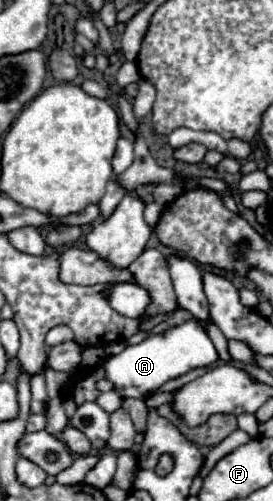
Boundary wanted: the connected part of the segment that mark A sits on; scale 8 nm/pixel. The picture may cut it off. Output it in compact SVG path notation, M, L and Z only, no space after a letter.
M195 320L185 322L181 326L173 326L167 332L159 336L151 336L143 340L141 344L127 346L121 354L105 358L103 368L107 372L107 380L115 384L115 390L123 398L139 398L147 400L151 394L155 394L167 380L173 380L177 376L187 374L189 370L209 366L219 358L213 342L205 334L203 326Z

